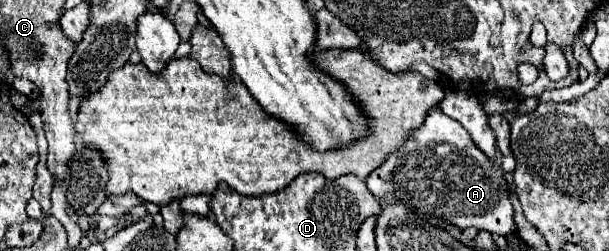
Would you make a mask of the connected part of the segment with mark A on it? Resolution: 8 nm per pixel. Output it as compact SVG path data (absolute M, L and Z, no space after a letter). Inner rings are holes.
M437 107L427 111L423 125L417 127L365 183L379 201L405 203L421 215L443 219L459 229L475 227L499 235L517 231L513 207L507 197L509 181L505 171L501 179L501 167L495 167L493 161L481 155L463 125L441 113Z

